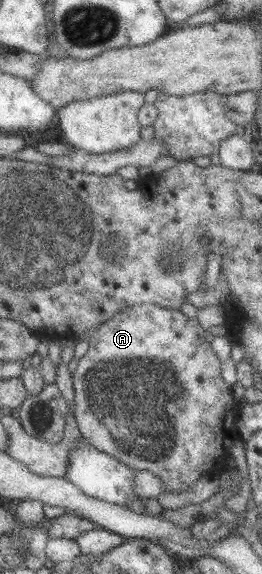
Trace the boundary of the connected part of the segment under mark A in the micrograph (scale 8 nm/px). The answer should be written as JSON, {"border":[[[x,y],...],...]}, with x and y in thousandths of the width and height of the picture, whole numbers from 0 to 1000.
{"border":[[[584,528],[489,531],[469,540],[435,545],[420,556],[393,559],[344,585],[336,610],[298,624],[294,638],[275,653],[275,678],[282,679],[282,723],[305,760],[324,761],[347,777],[420,791],[447,801],[473,805],[519,821],[576,821],[599,836],[615,836],[630,859],[683,859],[721,850],[767,829],[832,828],[851,817],[859,801],[874,796],[878,782],[901,767],[927,768],[901,735],[920,700],[882,688],[882,672],[844,660],[836,645],[844,629],[813,615],[798,598],[782,596],[782,577],[771,575],[748,552],[706,551],[683,538],[641,538]]]}

